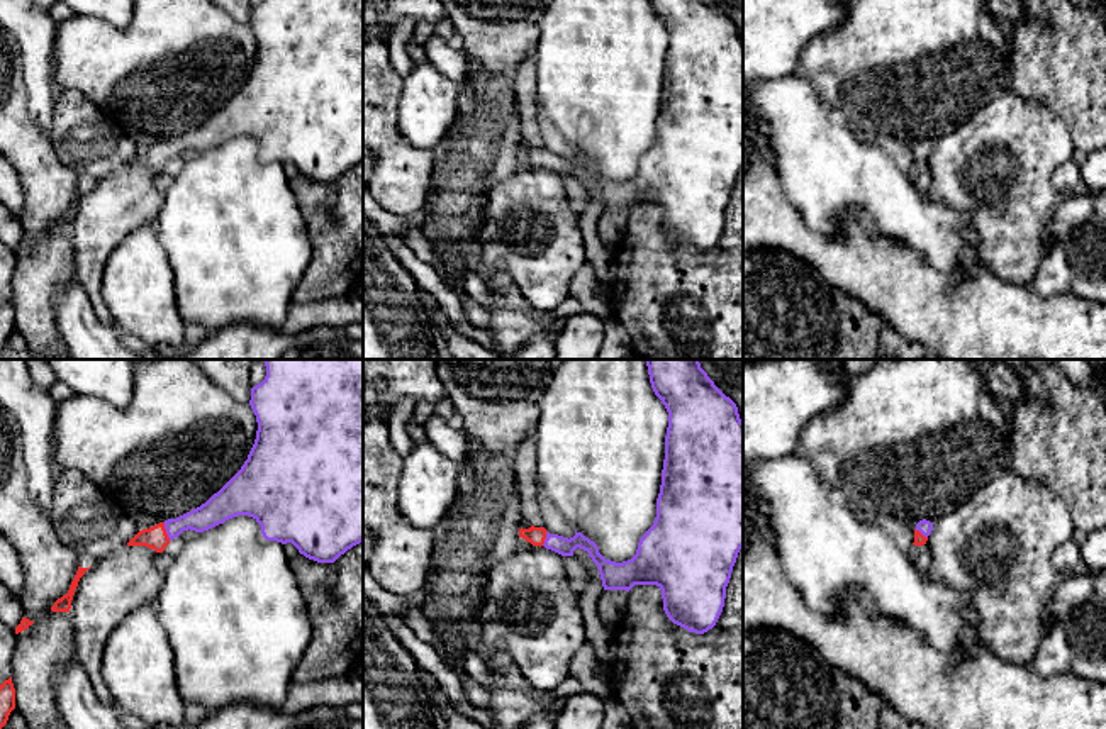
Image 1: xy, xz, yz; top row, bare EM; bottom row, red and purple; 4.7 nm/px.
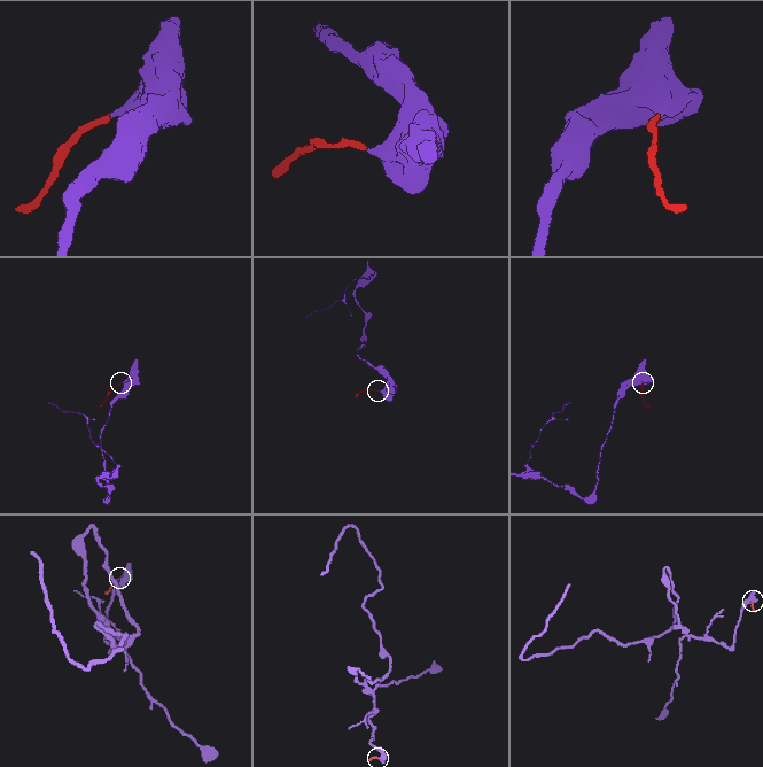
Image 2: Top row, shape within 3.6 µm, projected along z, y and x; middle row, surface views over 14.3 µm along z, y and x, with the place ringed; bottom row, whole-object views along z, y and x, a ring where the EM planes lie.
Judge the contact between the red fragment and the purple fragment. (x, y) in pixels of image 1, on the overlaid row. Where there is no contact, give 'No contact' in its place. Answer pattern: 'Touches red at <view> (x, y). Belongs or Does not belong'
Touches red at xy (165, 531). Belongs

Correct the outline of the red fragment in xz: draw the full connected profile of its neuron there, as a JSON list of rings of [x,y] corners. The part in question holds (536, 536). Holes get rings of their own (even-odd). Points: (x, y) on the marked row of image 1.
[[[646,359],[650,383],[668,412],[662,485],[653,526],[638,543],[636,554],[623,563],[606,559],[594,541],[575,531],[573,537],[550,534],[545,527],[519,529],[519,537],[561,556],[577,548],[599,568],[604,590],[656,585],[667,617],[689,632],[712,629],[723,612],[726,587],[743,548],[743,420],[699,359]]]

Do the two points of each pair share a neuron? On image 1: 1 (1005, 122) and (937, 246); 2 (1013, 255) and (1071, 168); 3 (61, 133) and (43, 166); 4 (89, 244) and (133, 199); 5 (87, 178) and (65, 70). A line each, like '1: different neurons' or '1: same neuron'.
1: different neurons
2: different neurons
3: different neurons
4: same neuron
5: different neurons

